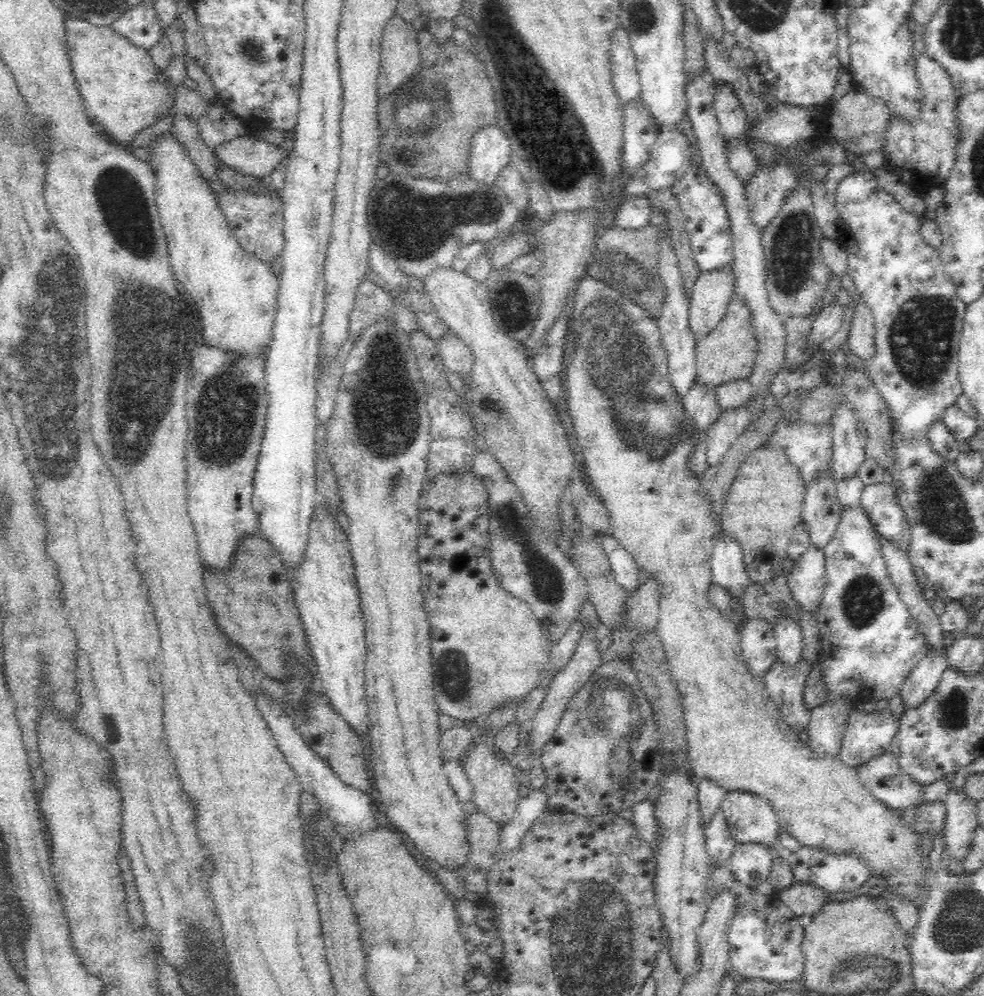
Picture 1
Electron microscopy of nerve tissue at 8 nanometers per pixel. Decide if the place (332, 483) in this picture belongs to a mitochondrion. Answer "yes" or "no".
no

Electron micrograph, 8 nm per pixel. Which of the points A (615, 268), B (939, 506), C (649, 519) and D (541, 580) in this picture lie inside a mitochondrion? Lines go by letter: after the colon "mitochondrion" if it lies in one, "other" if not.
A: mitochondrion
B: mitochondrion
C: other
D: mitochondrion

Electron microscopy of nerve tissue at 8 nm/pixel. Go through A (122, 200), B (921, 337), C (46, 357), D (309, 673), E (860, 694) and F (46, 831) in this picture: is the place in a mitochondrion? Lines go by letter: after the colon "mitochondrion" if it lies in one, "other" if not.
A: mitochondrion
B: mitochondrion
C: mitochondrion
D: other
E: other
F: other

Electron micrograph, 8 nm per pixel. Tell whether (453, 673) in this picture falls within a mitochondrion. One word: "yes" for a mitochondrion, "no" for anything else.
yes

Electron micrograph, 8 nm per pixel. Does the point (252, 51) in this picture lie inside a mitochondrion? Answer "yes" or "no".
yes

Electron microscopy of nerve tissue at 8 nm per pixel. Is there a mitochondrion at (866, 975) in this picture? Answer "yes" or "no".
yes

